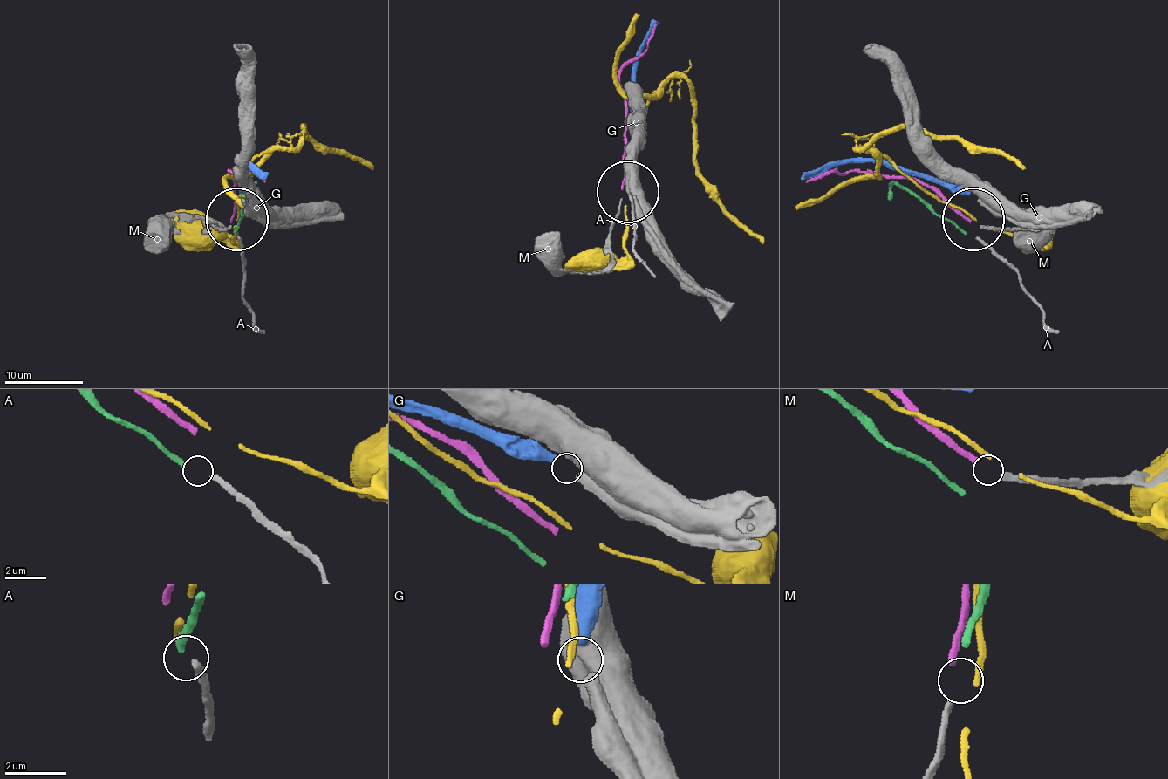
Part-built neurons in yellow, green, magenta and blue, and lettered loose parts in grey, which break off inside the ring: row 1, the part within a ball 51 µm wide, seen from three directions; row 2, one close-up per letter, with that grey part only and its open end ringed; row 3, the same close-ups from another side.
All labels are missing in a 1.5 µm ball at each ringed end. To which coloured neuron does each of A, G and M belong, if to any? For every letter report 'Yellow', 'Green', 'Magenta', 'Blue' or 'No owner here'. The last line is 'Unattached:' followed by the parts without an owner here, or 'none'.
A: Green
G: Blue
M: Magenta
Unattached: none

